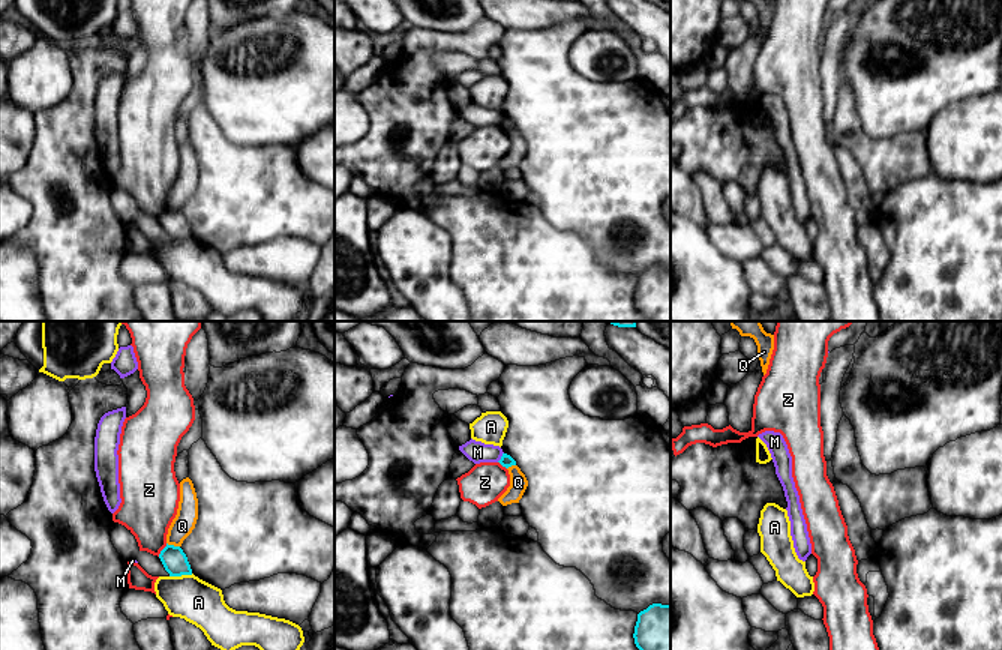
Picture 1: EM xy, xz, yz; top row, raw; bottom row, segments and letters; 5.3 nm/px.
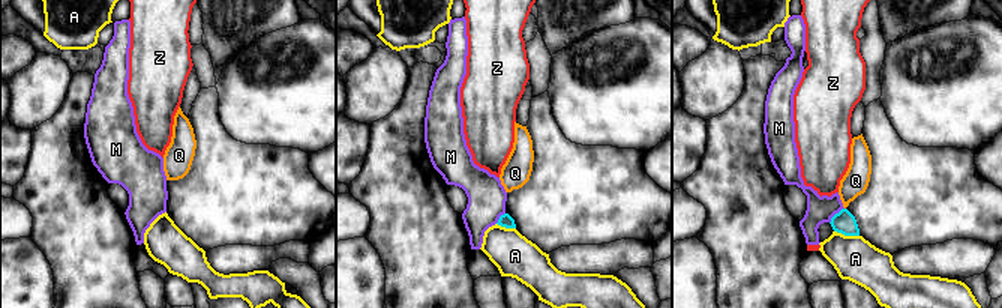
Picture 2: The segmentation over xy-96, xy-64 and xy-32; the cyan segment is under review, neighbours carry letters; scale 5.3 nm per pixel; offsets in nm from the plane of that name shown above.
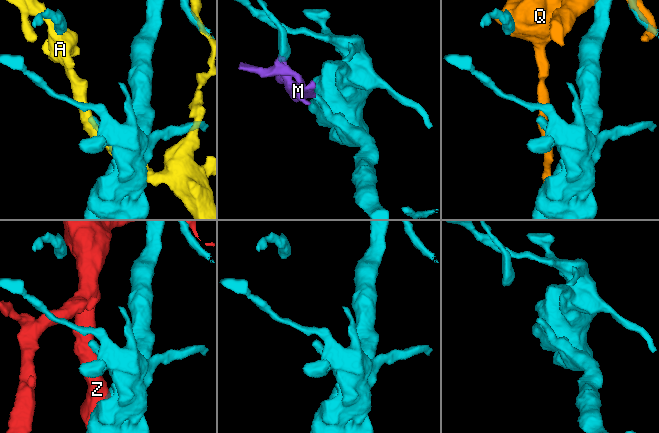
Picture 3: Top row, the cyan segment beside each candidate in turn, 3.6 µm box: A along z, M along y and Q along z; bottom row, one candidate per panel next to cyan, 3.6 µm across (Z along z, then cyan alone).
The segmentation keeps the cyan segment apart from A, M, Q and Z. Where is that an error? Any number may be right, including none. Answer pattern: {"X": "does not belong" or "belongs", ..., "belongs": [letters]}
{"A": "does not belong", "M": "does not belong", "Q": "does not belong", "Z": "does not belong", "belongs": []}

